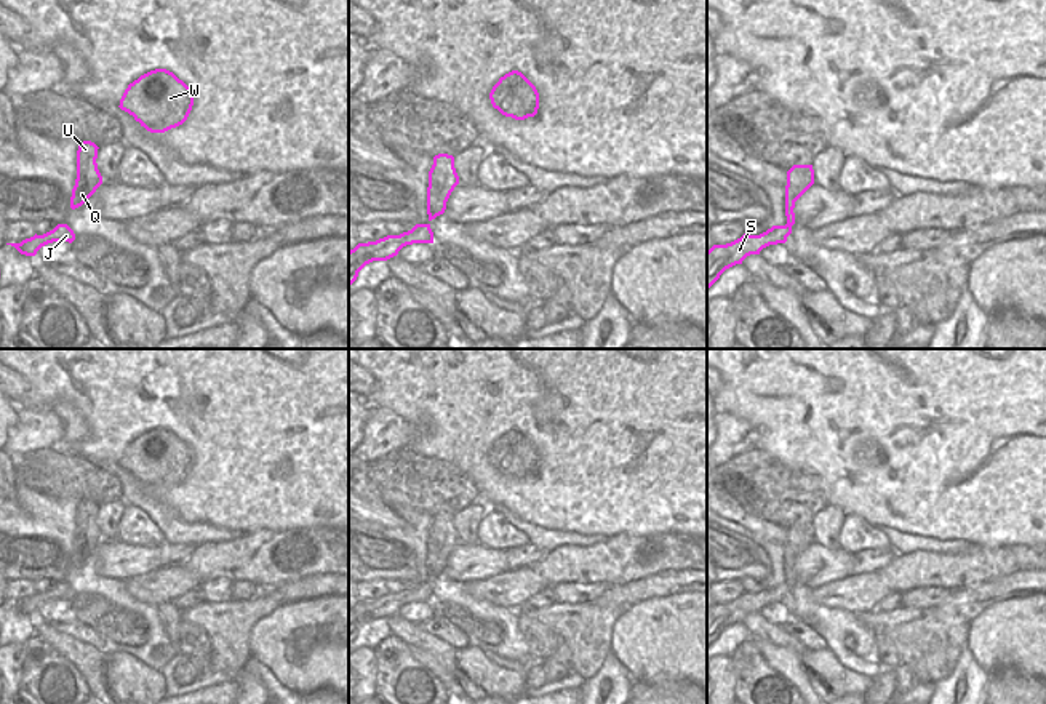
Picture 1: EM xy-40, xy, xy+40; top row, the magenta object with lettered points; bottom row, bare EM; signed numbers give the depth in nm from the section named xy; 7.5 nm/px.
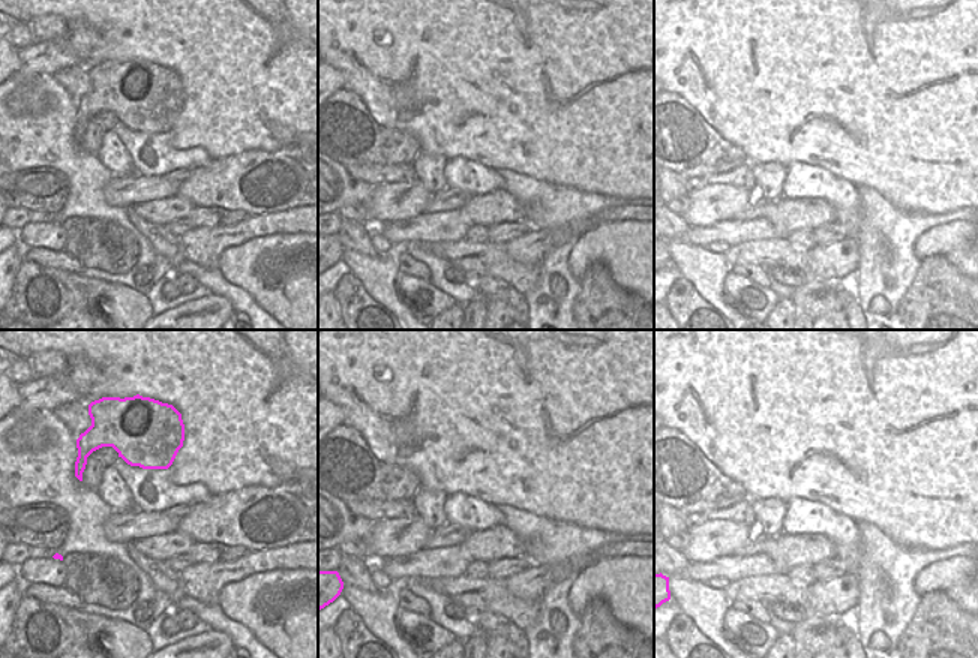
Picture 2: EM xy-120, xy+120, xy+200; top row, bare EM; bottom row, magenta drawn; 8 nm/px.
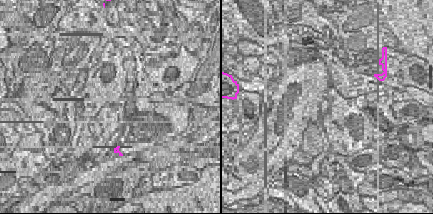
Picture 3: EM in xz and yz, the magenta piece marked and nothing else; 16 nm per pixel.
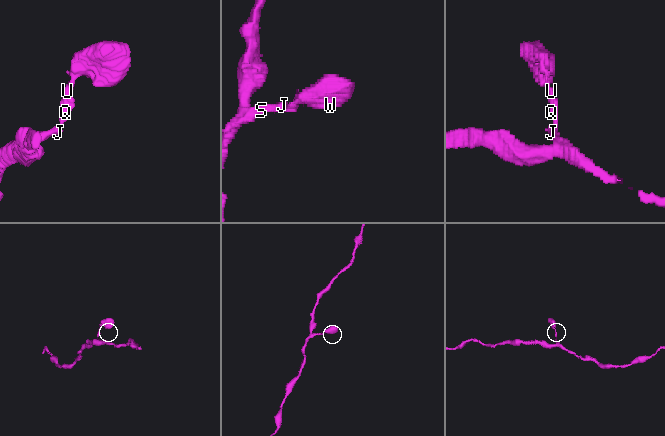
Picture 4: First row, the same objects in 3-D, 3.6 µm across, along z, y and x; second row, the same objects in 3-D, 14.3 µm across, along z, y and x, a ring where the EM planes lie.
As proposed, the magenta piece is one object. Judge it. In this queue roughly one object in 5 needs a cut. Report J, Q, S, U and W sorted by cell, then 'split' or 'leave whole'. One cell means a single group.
J Q S U W | leave whole

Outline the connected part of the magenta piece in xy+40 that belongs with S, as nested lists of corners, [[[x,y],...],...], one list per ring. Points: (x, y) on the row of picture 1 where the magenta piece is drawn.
[[[793,165],[787,171],[785,186],[785,226],[773,226],[760,235],[742,235],[741,238],[726,243],[713,245],[707,251],[707,290],[720,278],[720,275],[736,266],[750,254],[760,254],[760,251],[769,245],[785,243],[792,234],[795,224],[795,202],[814,184],[812,165]]]

